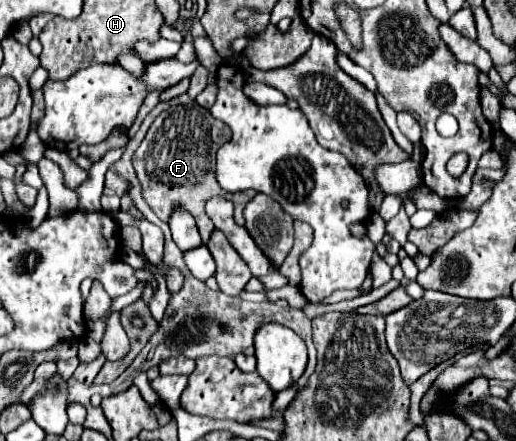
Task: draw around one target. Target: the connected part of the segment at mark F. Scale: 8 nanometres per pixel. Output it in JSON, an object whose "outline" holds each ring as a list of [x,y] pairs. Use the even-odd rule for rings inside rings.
{"outline":[[[185,95],[175,97],[165,105],[165,109],[151,123],[145,139],[133,153],[131,161],[141,183],[143,199],[153,209],[153,213],[163,223],[169,221],[169,215],[177,207],[191,213],[195,217],[201,239],[207,241],[207,237],[215,229],[203,209],[207,199],[215,195],[231,199],[235,203],[235,223],[243,225],[243,205],[247,205],[247,201],[255,197],[255,191],[249,189],[239,193],[227,193],[219,189],[219,183],[215,181],[215,153],[223,143],[231,139],[231,129],[219,119],[211,117],[209,109],[203,109],[195,101],[185,99]]]}

